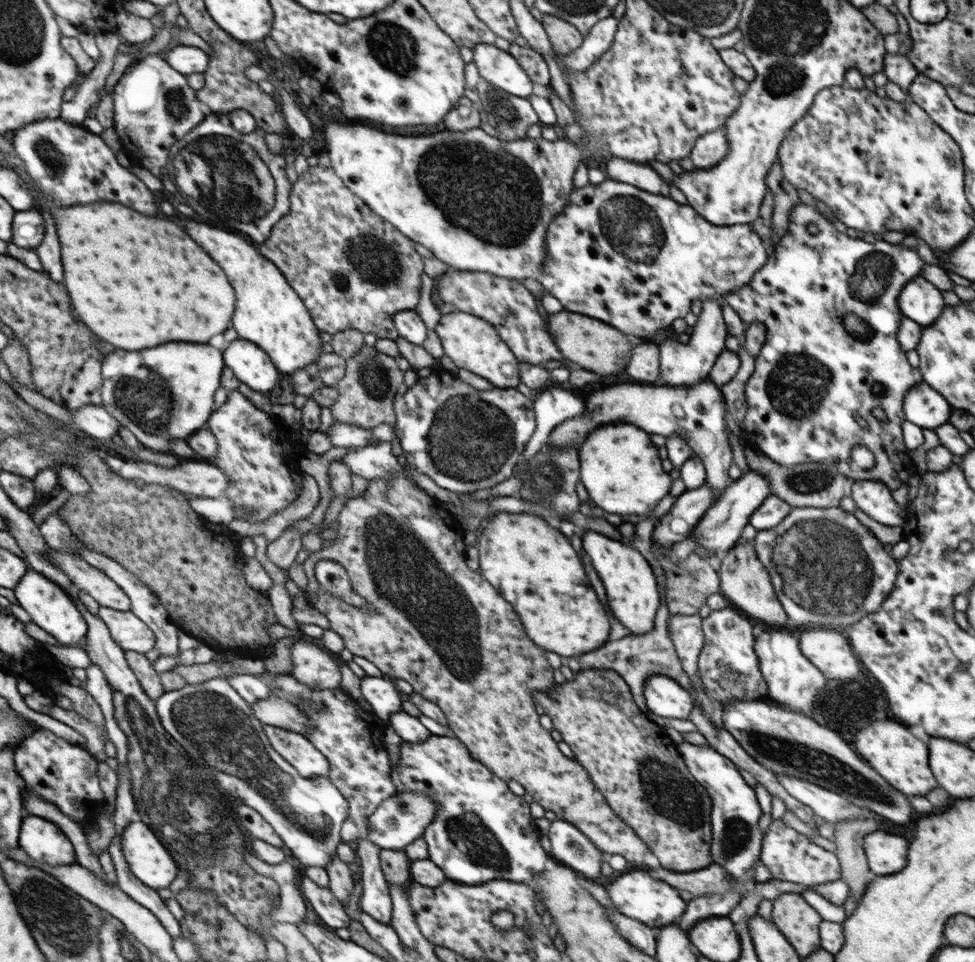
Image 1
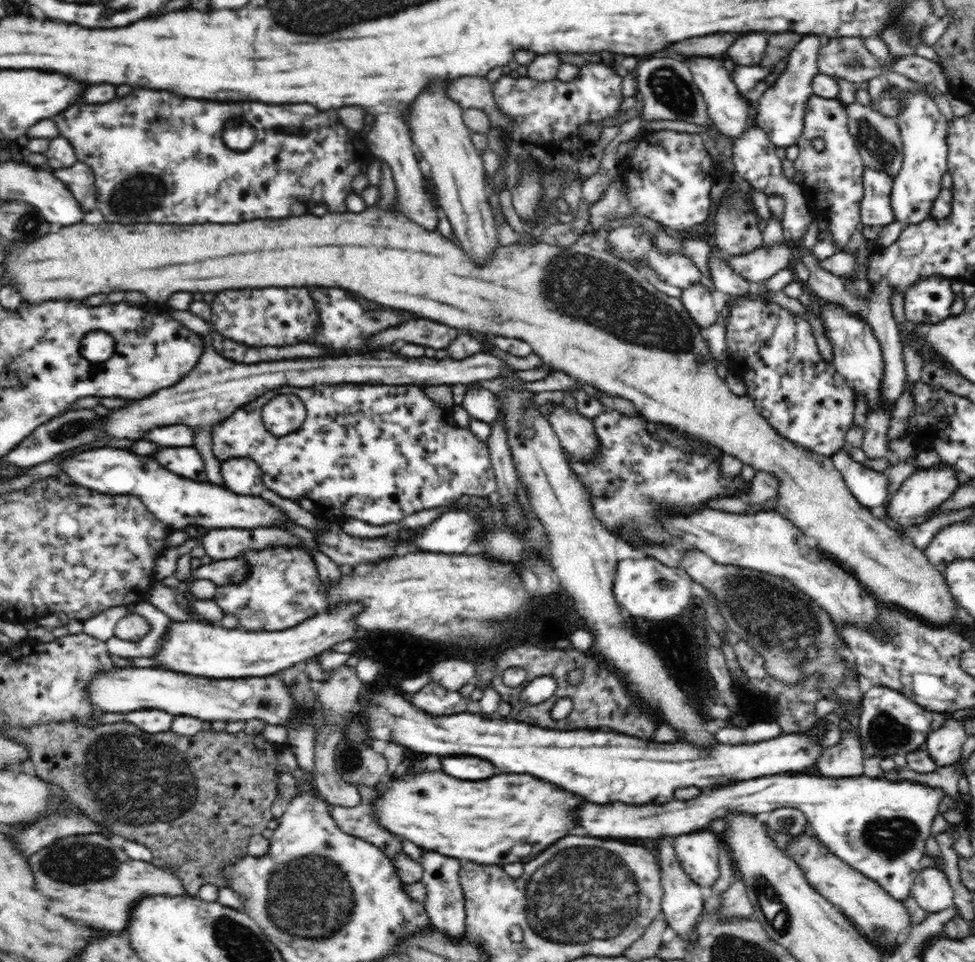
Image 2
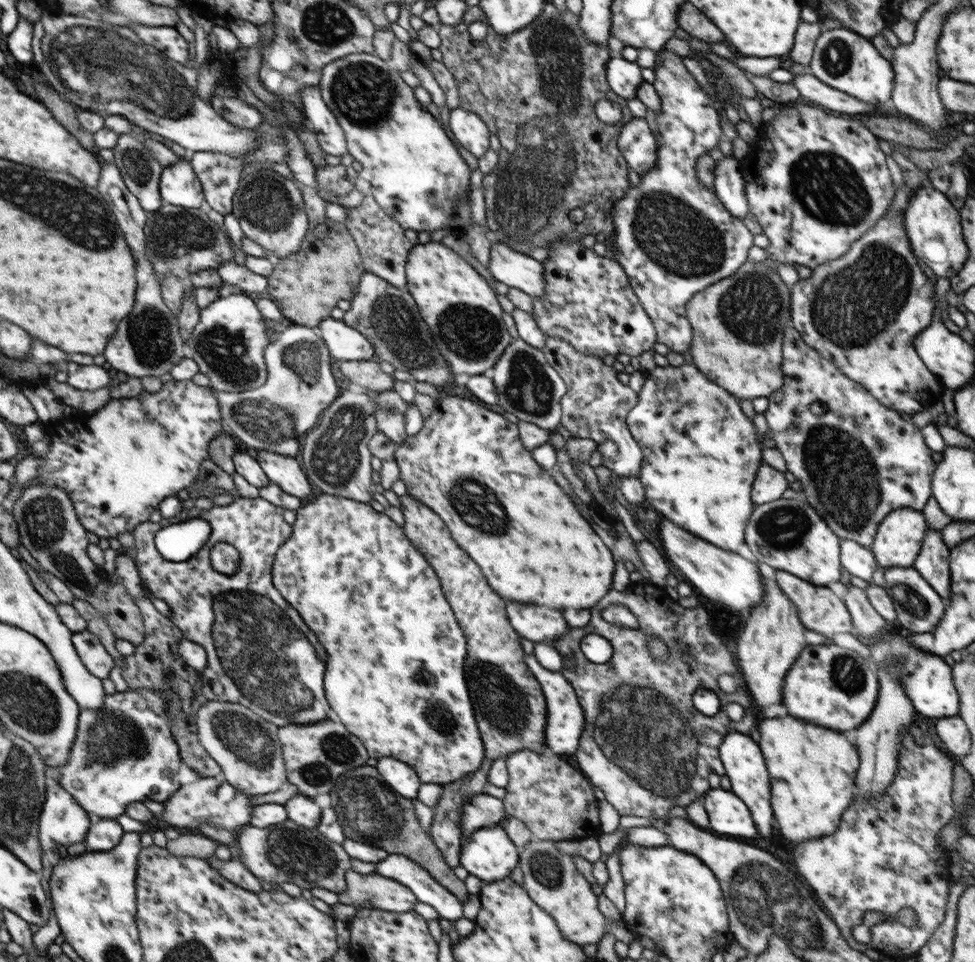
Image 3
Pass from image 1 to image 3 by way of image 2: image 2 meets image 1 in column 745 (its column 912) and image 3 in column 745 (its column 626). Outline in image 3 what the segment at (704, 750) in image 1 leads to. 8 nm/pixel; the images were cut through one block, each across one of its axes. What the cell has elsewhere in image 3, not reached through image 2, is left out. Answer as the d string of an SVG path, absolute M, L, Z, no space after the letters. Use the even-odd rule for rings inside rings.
M722 787L710 790L704 796L704 806L710 816L710 828L714 826L716 834L738 838L756 836L756 826L752 822L750 810L736 794L722 790Z

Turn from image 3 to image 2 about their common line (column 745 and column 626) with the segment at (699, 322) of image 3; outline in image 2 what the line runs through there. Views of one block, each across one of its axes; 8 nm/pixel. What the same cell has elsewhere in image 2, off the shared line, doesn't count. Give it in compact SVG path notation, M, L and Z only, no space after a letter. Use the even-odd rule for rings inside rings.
M397 201L394 207L396 207L394 210L383 210L375 206L367 207L367 209L359 214L353 214L349 211L344 212L344 214L336 214L336 212L330 211L330 214L320 216L320 218L316 218L316 216L298 216L298 218L254 219L253 221L244 221L233 225L216 225L211 223L201 225L165 225L158 223L125 225L106 221L100 224L86 224L82 222L62 227L58 234L54 234L54 232L52 232L52 234L46 234L46 236L42 236L40 240L36 240L36 242L32 242L32 244L7 242L6 247L8 247L8 252L6 252L6 258L4 258L4 262L2 262L4 268L7 268L7 273L2 275L4 276L2 286L5 283L16 285L22 301L36 304L54 299L84 300L88 296L92 296L92 294L109 294L110 292L118 292L118 290L124 292L128 290L138 290L144 292L152 304L167 304L167 298L176 291L205 293L262 287L307 288L312 285L318 287L343 288L352 293L362 295L364 298L372 300L372 302L377 302L380 306L389 306L391 309L402 309L403 311L410 312L410 314L435 320L436 322L452 326L461 331L476 330L476 332L481 332L485 336L498 335L522 339L532 347L533 352L550 368L566 372L566 374L569 374L571 377L574 377L578 381L584 381L601 392L630 400L630 402L634 403L638 414L644 419L663 423L664 425L671 425L684 434L700 437L700 439L704 439L704 441L708 441L709 444L718 447L723 454L734 455L738 457L743 464L751 465L755 472L766 471L766 473L776 475L776 477L780 479L780 486L778 486L778 492L776 492L775 495L777 501L773 510L784 515L786 519L790 519L805 536L816 538L818 548L829 558L832 558L832 560L843 566L846 570L849 570L878 601L891 602L896 608L902 609L911 616L920 618L922 621L926 621L934 626L950 626L950 624L958 623L956 609L954 608L956 602L945 581L944 574L938 571L938 569L928 561L926 553L918 549L910 537L906 534L901 534L889 524L889 521L874 517L868 508L862 506L856 498L854 498L854 495L852 495L850 489L848 489L848 485L844 482L844 478L840 475L840 471L834 467L830 456L827 457L826 455L818 454L785 439L758 413L754 406L754 401L747 394L737 396L730 391L730 388L726 385L726 381L716 372L716 359L711 353L709 346L706 345L707 339L700 325L696 325L696 322L692 320L690 313L686 311L686 307L684 307L680 298L668 296L664 292L658 291L645 277L643 272L640 272L638 268L630 263L620 260L608 250L594 250L580 242L570 244L570 246L566 246L566 248L546 244L542 241L519 242L506 246L500 245L489 256L485 265L476 265L476 261L462 249L462 245L458 245L458 242L455 240L450 241L450 239L445 238L438 230L432 231L424 229L424 227L418 225L418 223L410 221L410 219L403 214L403 211L400 209L400 204Z

